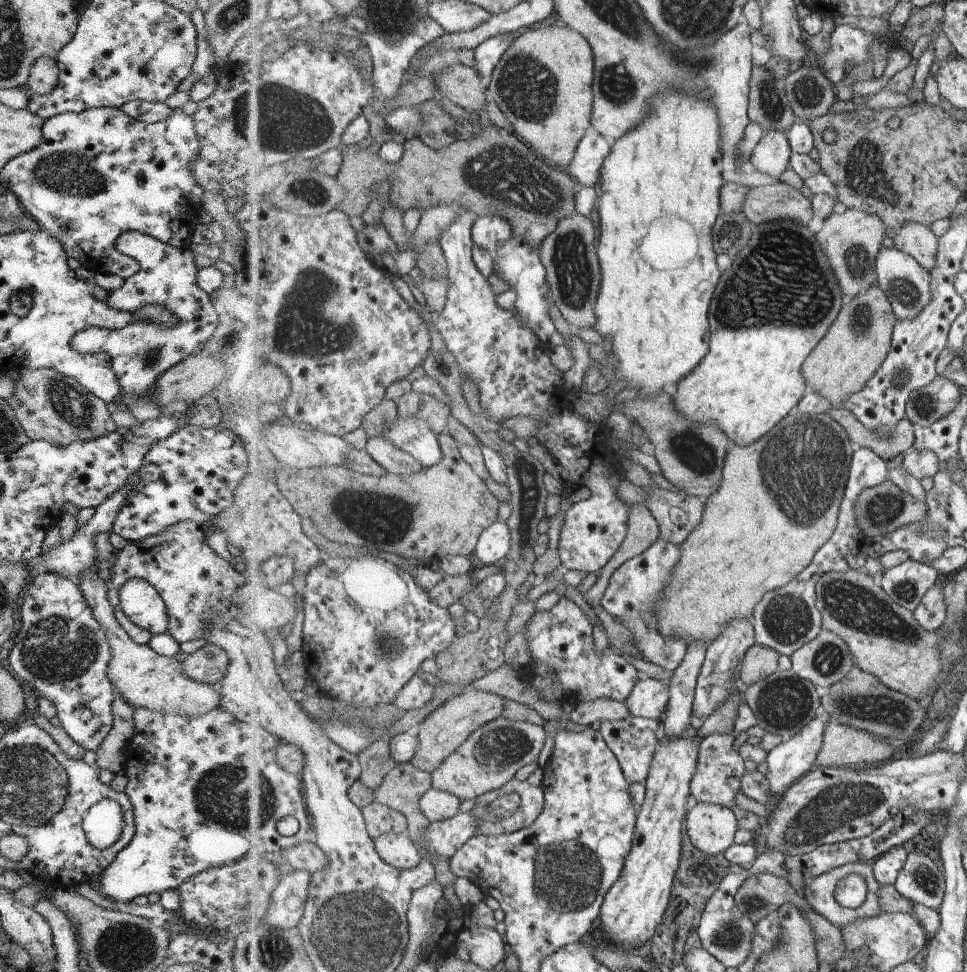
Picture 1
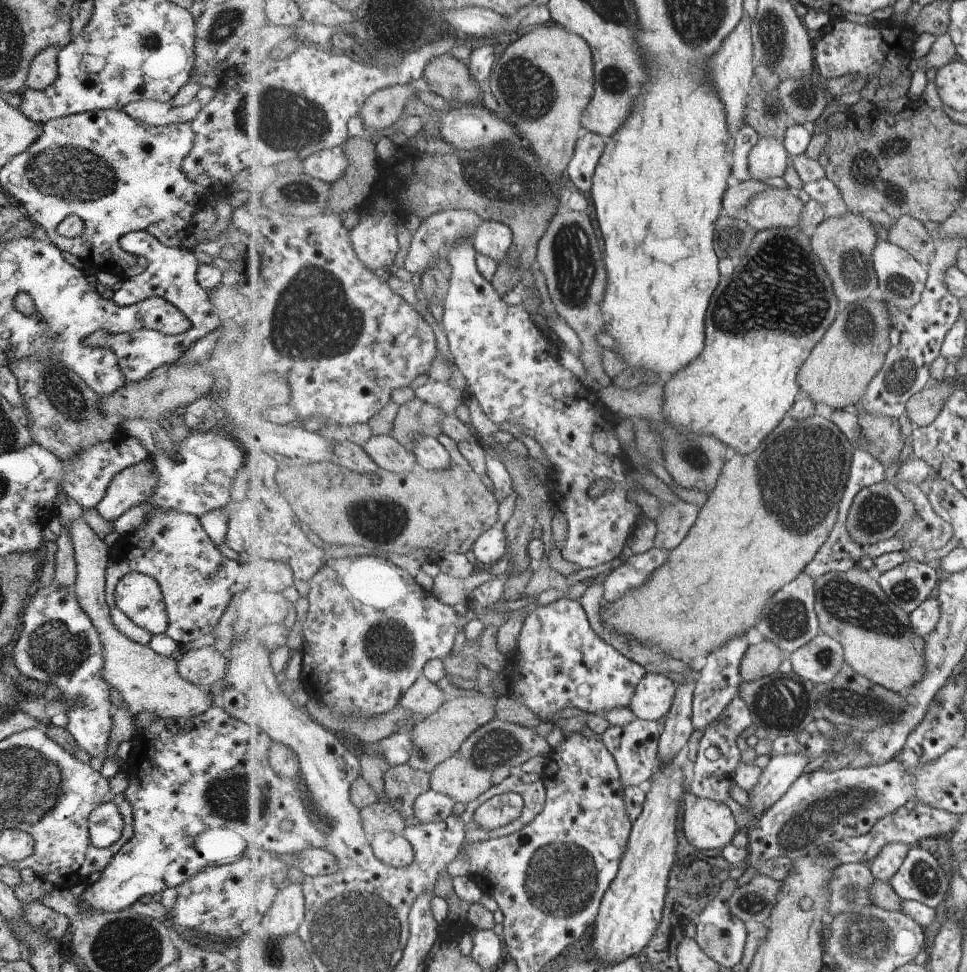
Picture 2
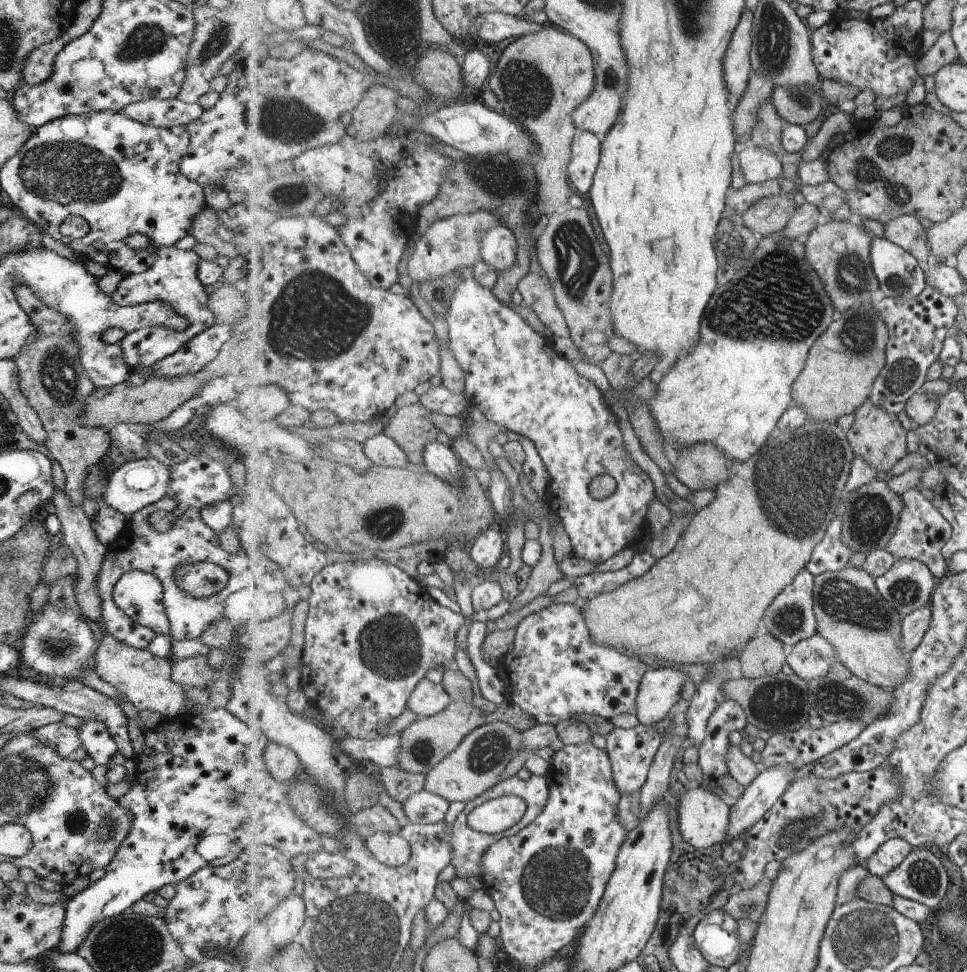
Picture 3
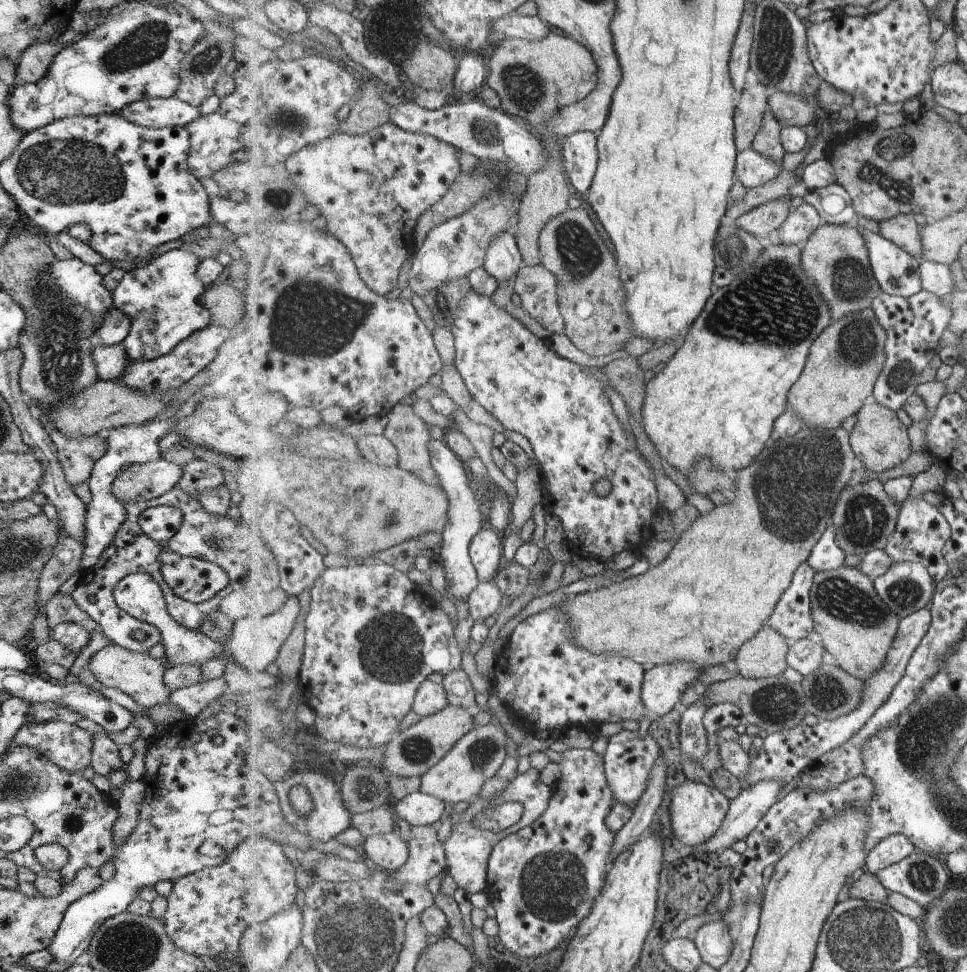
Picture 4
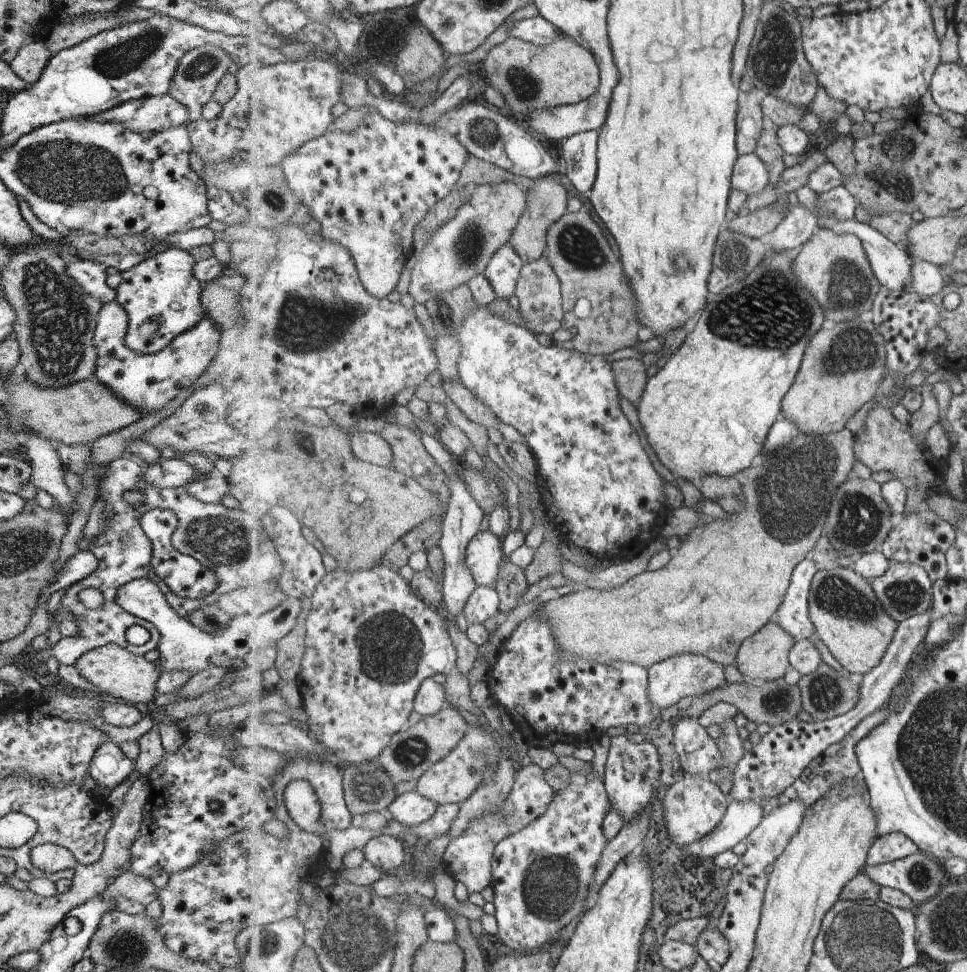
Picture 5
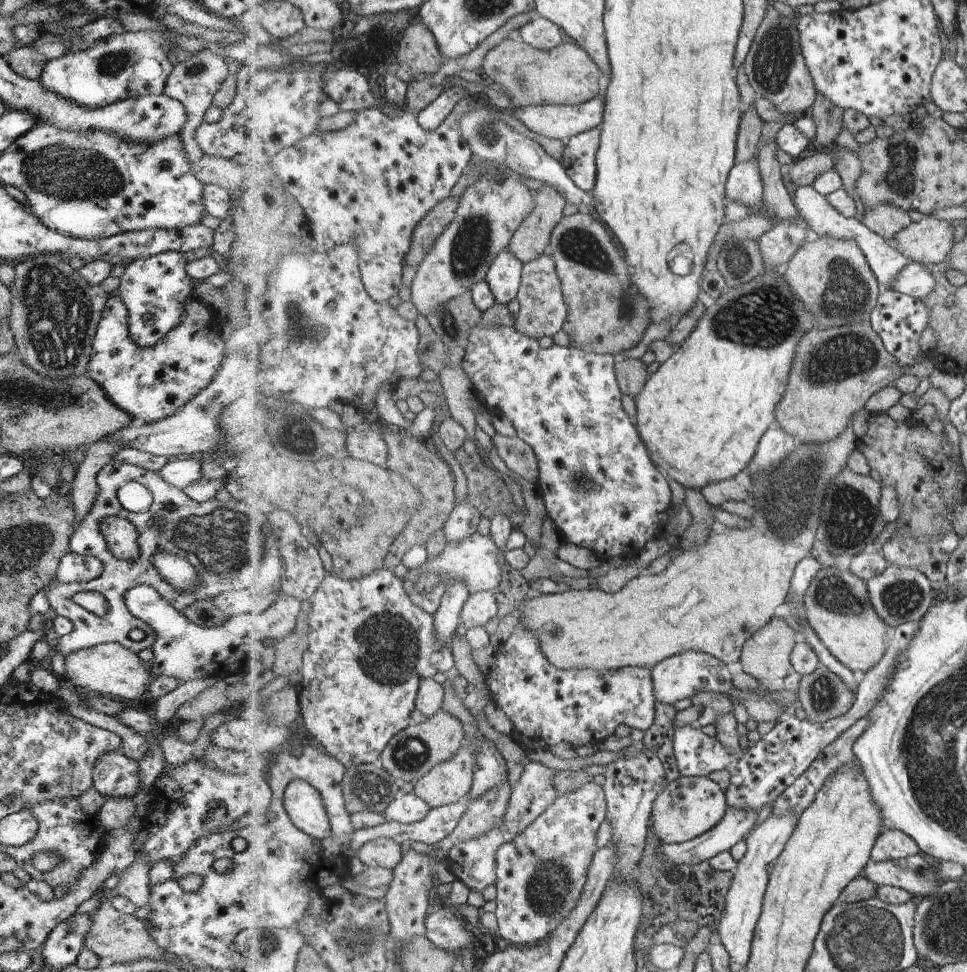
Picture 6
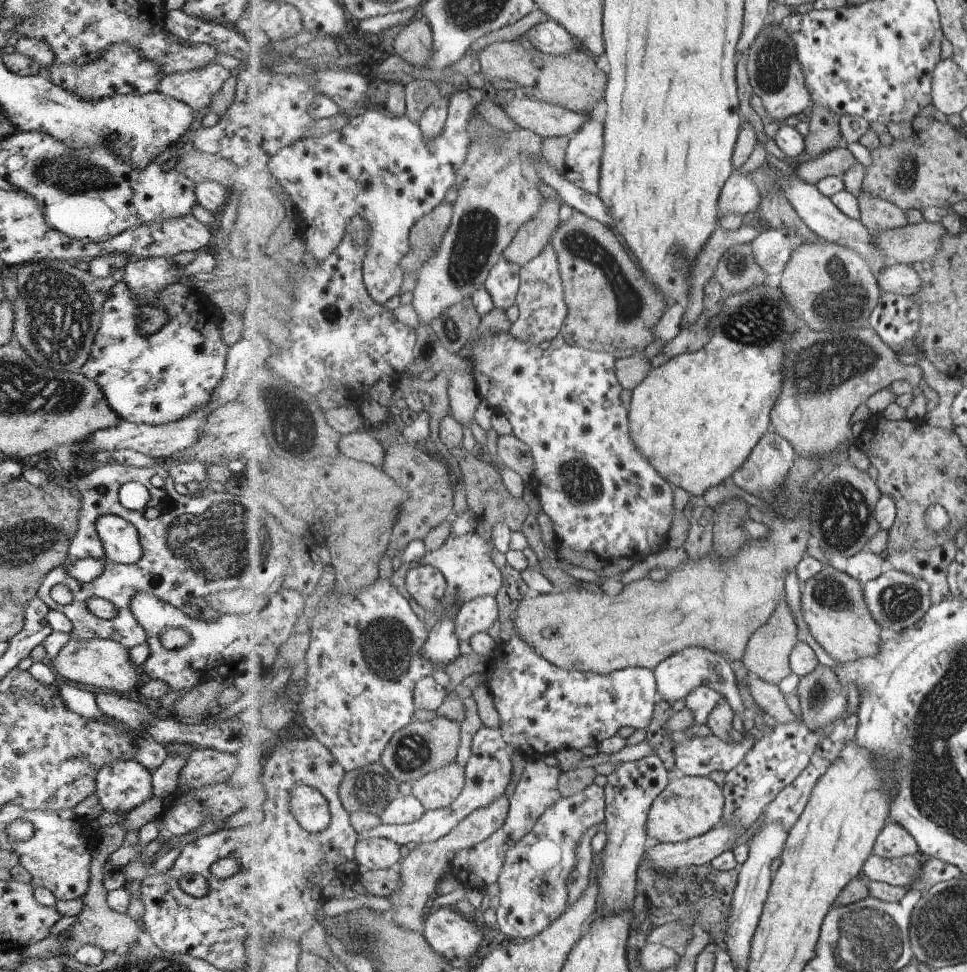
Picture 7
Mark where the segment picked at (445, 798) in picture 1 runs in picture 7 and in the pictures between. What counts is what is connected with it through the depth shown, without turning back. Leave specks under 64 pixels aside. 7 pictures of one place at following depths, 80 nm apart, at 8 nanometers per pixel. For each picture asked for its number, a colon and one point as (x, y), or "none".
2: (432, 806)
3: (424, 807)
4: (418, 808)
5: (411, 809)
6: (407, 808)
7: (405, 809)

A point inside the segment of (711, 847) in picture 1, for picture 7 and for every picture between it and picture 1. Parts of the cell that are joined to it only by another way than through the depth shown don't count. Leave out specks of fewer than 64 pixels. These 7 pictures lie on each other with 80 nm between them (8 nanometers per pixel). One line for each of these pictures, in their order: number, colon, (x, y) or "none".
2: (708, 824)
3: (704, 819)
4: (697, 811)
5: (692, 807)
6: (689, 807)
7: (690, 807)

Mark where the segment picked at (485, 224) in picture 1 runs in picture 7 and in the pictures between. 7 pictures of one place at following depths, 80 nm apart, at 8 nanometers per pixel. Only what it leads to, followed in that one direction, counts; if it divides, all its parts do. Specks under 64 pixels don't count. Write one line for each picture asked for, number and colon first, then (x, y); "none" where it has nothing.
2: (493, 239)
3: (500, 249)
4: (504, 260)
5: (504, 270)
6: (505, 276)
7: (503, 283)

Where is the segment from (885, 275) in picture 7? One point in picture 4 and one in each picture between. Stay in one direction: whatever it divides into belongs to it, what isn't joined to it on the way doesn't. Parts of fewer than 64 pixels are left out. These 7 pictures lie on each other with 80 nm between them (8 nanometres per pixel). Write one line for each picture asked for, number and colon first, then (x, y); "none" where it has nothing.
4: (937, 278)
5: (927, 279)
6: (917, 280)

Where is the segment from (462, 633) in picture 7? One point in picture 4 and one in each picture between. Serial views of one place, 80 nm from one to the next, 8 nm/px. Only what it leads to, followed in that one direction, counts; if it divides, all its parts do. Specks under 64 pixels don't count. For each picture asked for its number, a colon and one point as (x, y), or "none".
4: (486, 600)
5: (484, 602)
6: (480, 607)

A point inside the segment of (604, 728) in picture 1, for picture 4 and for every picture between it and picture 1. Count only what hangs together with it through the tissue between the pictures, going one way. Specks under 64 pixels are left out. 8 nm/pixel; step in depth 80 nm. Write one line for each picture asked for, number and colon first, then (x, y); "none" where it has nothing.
2: (635, 747)
3: (632, 751)
4: (629, 760)

